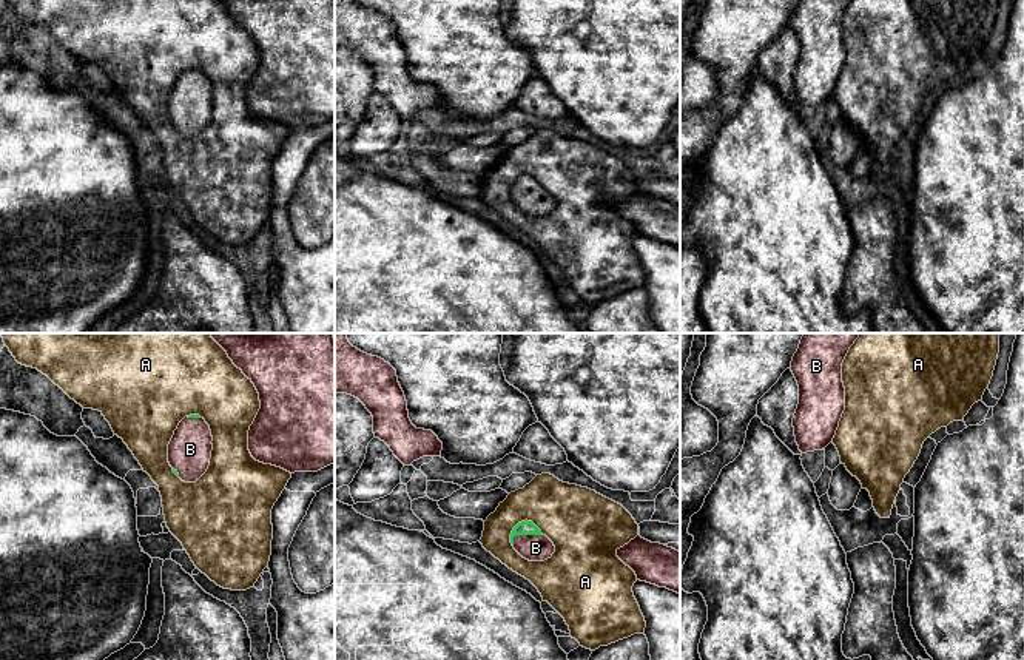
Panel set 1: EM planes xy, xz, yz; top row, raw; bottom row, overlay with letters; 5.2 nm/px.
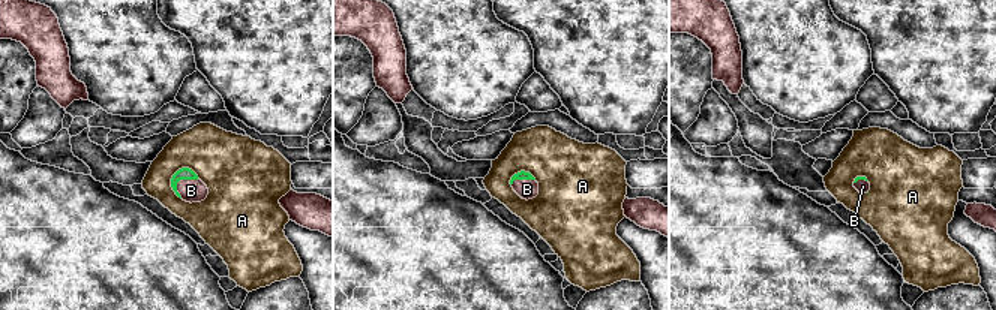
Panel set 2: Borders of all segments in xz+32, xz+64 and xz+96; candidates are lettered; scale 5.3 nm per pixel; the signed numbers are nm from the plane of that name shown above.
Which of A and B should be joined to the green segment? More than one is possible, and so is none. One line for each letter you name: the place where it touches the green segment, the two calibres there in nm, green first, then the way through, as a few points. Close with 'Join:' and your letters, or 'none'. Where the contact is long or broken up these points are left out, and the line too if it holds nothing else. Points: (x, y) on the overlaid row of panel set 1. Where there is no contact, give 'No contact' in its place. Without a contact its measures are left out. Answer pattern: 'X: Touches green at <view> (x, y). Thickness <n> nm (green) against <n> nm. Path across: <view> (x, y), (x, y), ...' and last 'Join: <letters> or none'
B: Touches green at xz (523, 534). Thickness 80 nm (green) against 140 nm
Join: B

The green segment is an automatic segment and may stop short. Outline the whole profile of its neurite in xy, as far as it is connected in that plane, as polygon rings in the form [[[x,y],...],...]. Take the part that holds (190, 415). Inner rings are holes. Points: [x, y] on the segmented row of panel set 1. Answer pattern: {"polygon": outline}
{"polygon": [[[199,415],[185,416],[168,444],[168,463],[185,483],[196,483],[208,469],[213,436]]]}

